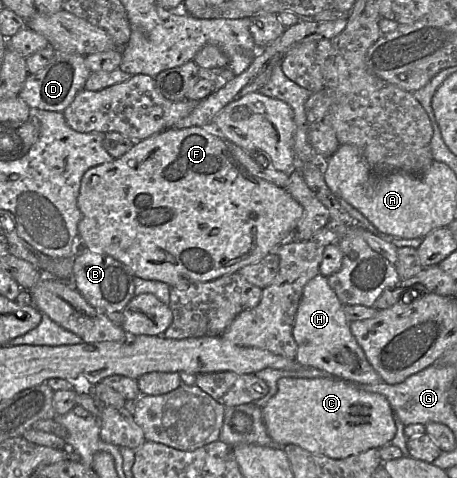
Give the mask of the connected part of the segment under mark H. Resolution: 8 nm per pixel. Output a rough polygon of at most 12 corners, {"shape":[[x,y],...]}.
{"shape":[[328,277],[310,279],[295,316],[296,361],[356,384],[383,380]]}

